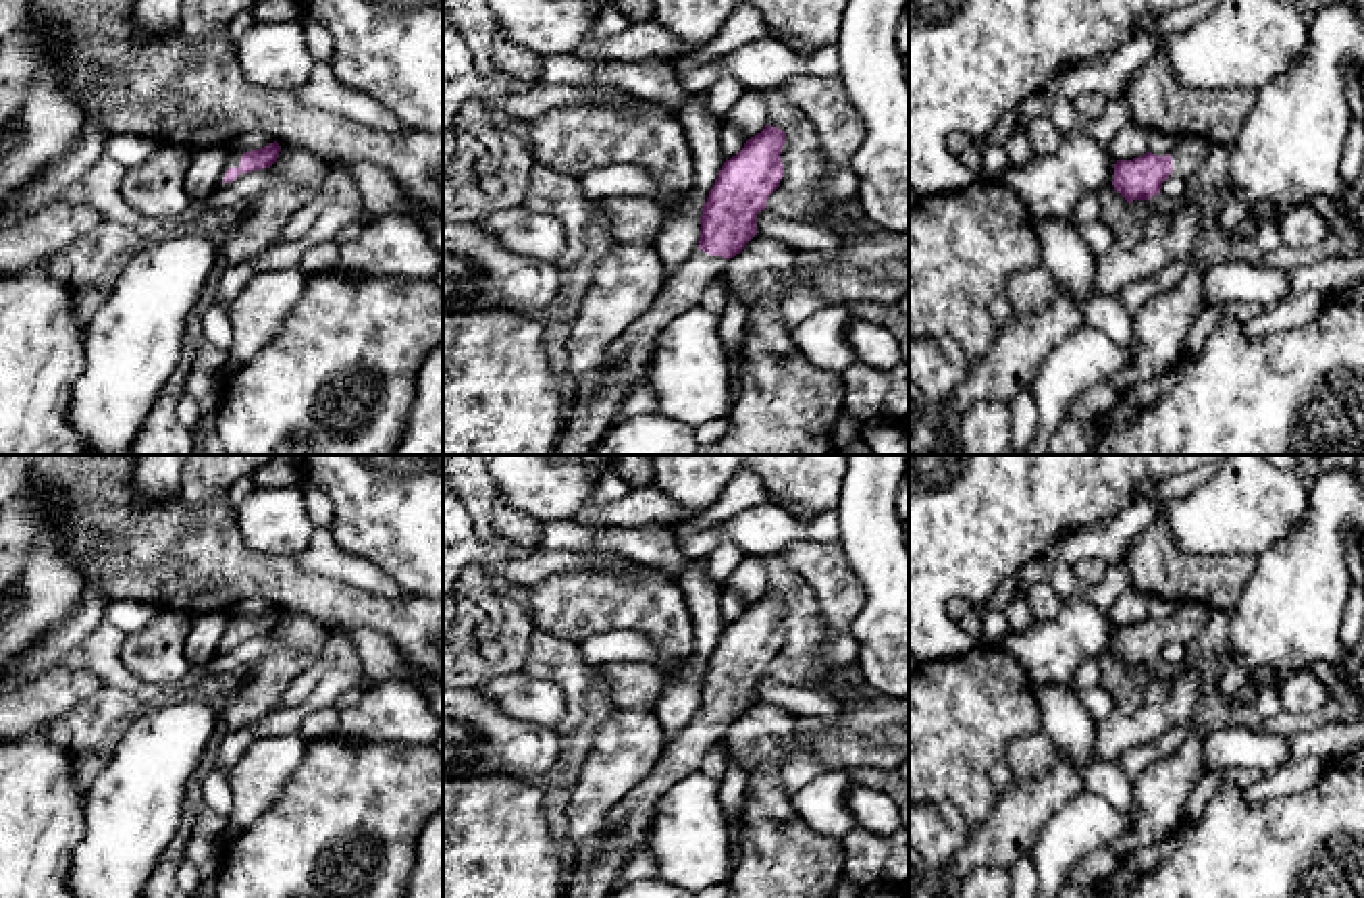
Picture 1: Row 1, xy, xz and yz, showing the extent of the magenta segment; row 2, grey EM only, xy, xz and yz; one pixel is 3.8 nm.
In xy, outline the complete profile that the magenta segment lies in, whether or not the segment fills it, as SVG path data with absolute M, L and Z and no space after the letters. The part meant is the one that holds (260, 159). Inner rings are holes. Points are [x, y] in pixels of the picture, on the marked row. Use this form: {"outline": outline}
{"outline": "M274 141L252 152L235 152L231 148L227 148L227 152L229 152L229 170L222 183L235 181L241 173L270 168L279 158L281 146Z"}

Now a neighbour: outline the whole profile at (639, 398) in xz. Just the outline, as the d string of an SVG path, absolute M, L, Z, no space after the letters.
M642 378L626 391L622 407L613 418L613 424L622 418L630 418L638 414L655 414L655 412L659 412L657 393L651 389L647 378Z

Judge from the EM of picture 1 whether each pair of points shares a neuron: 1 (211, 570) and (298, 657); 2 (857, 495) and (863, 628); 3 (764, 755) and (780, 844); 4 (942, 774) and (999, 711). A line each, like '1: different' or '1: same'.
1: different
2: same
3: same
4: same

